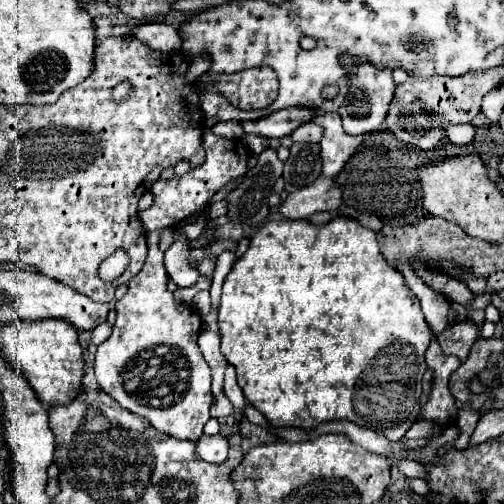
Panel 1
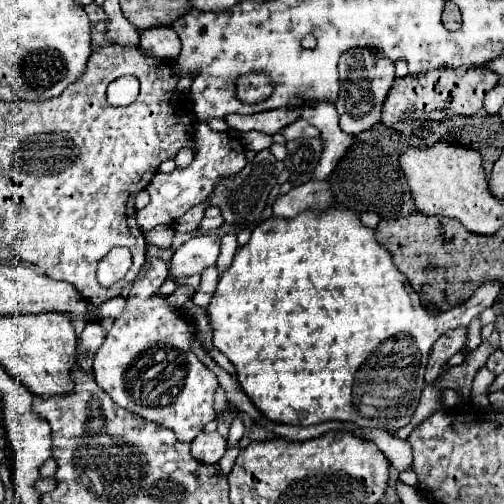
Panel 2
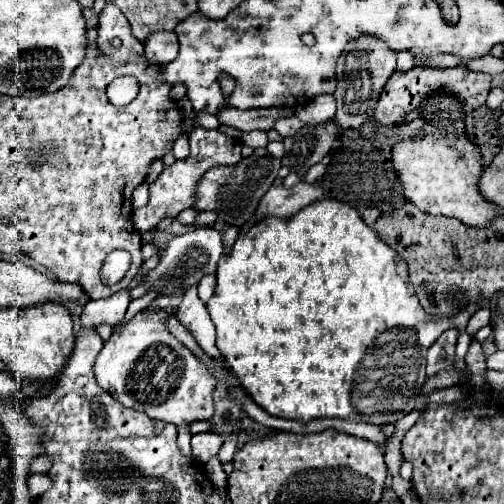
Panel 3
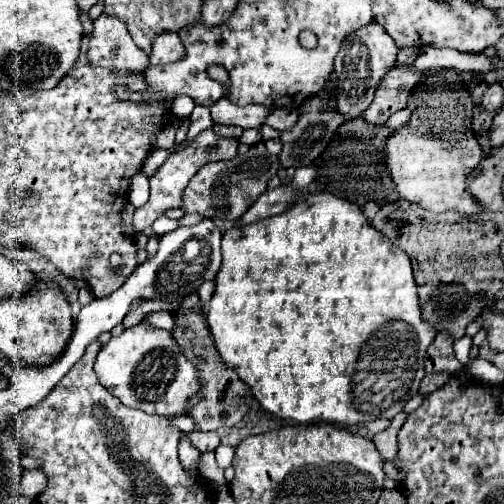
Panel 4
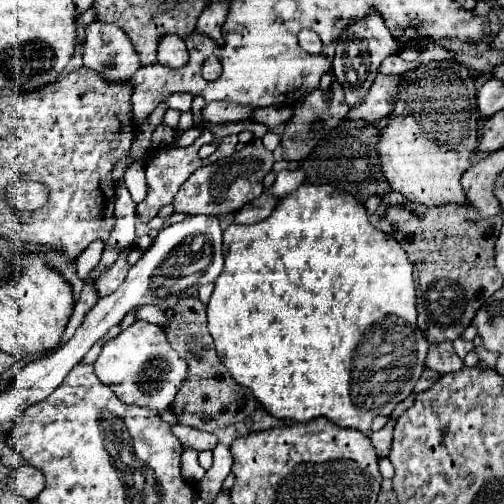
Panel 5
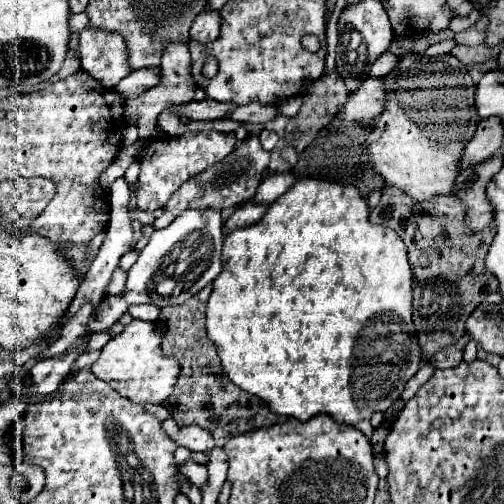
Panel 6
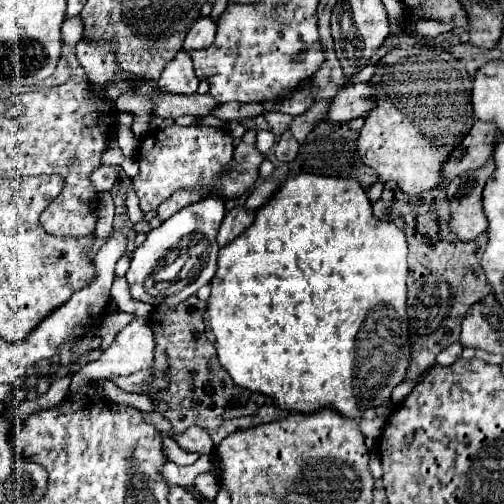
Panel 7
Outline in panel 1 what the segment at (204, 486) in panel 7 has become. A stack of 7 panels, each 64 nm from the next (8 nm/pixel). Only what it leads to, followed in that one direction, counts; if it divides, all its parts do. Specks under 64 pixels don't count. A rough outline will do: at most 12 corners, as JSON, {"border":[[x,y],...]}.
{"border":[[158,248],[96,350],[100,388],[178,440],[210,420],[200,314]]}

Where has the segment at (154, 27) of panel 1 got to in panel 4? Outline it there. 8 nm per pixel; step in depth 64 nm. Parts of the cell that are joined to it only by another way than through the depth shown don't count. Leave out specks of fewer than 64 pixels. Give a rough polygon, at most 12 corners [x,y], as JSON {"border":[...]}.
{"border":[[174,32],[152,40],[150,64],[184,58],[184,46]]}

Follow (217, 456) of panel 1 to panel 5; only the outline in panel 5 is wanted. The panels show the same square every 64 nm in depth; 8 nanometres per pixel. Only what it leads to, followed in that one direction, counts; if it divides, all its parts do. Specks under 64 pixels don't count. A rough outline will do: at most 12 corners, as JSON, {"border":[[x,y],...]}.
{"border":[[182,424],[172,426],[182,446],[214,450],[218,438]]}

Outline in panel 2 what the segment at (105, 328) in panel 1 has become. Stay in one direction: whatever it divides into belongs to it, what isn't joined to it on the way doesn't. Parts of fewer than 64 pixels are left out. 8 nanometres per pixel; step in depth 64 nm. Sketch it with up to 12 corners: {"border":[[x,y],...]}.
{"border":[[92,322],[86,324],[80,342],[84,348],[98,350],[106,330]]}

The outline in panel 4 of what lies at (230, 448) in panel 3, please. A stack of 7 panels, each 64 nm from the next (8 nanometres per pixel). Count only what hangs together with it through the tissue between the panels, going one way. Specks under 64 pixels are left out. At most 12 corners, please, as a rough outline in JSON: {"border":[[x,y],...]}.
{"border":[[220,444],[216,448],[216,462],[228,468],[234,458],[232,446]]}

